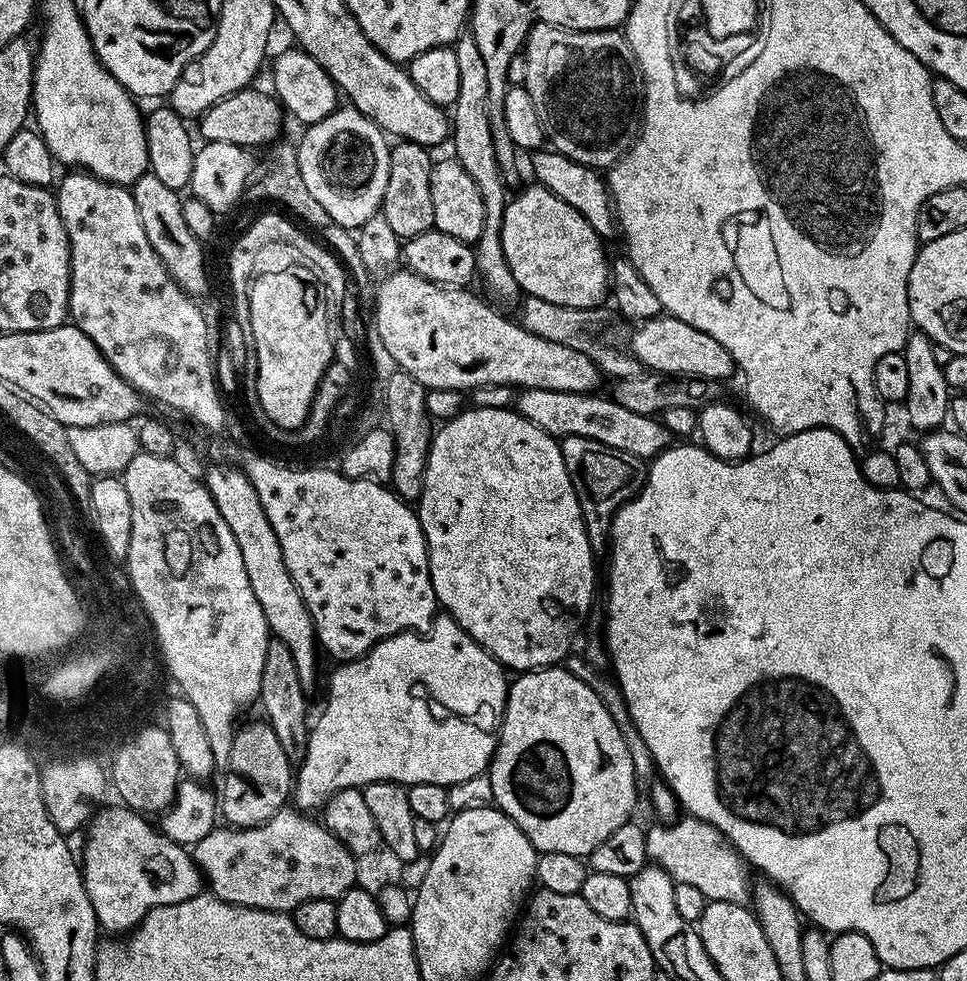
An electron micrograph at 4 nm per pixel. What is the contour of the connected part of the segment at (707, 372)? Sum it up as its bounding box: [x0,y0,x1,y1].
[630,314,737,381]

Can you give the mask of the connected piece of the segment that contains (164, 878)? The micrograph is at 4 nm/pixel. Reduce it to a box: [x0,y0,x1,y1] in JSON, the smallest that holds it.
[82,806,202,933]

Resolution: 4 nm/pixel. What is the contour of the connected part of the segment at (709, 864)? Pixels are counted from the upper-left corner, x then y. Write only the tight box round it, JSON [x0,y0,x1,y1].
[646,815,749,905]

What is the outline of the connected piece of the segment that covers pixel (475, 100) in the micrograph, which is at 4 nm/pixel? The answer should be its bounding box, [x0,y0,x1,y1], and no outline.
[451,34,521,300]

